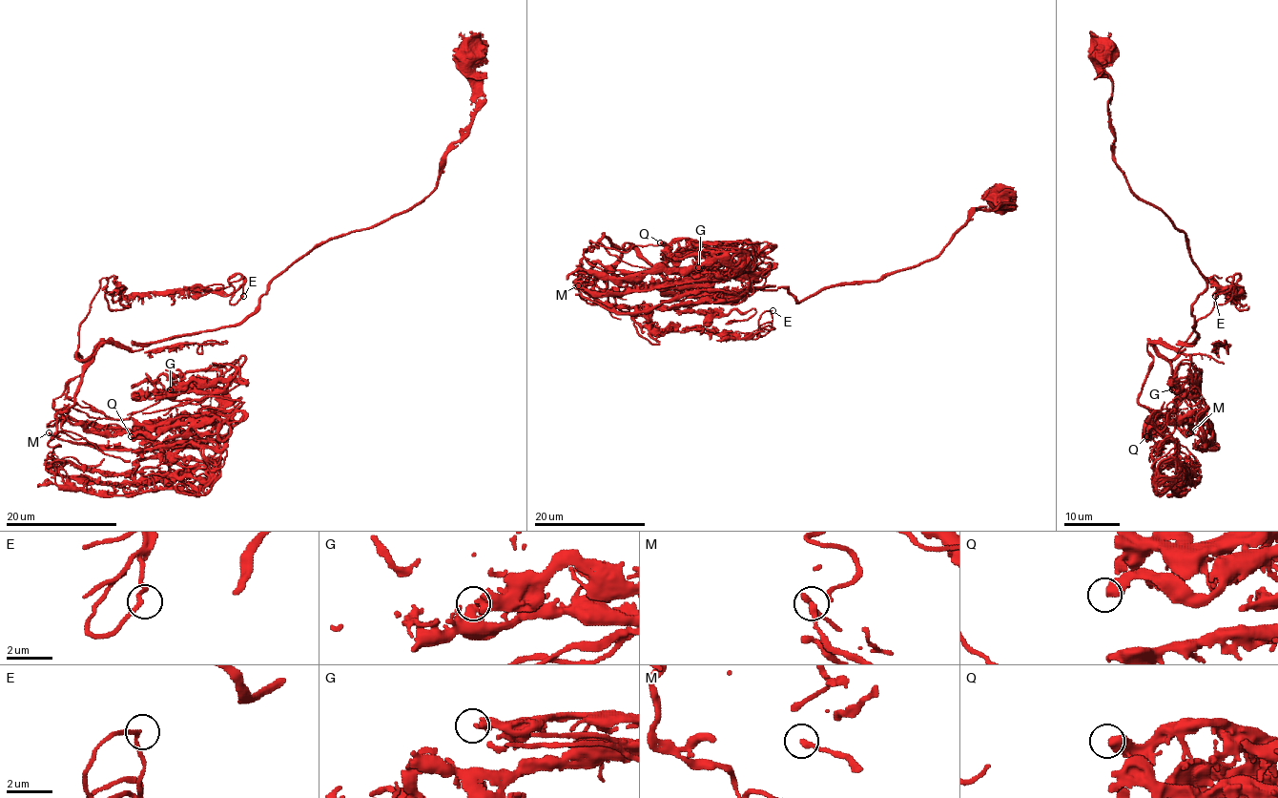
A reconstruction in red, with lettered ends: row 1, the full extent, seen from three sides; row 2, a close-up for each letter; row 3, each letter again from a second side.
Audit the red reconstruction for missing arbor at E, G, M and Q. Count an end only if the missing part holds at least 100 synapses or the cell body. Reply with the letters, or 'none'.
none

